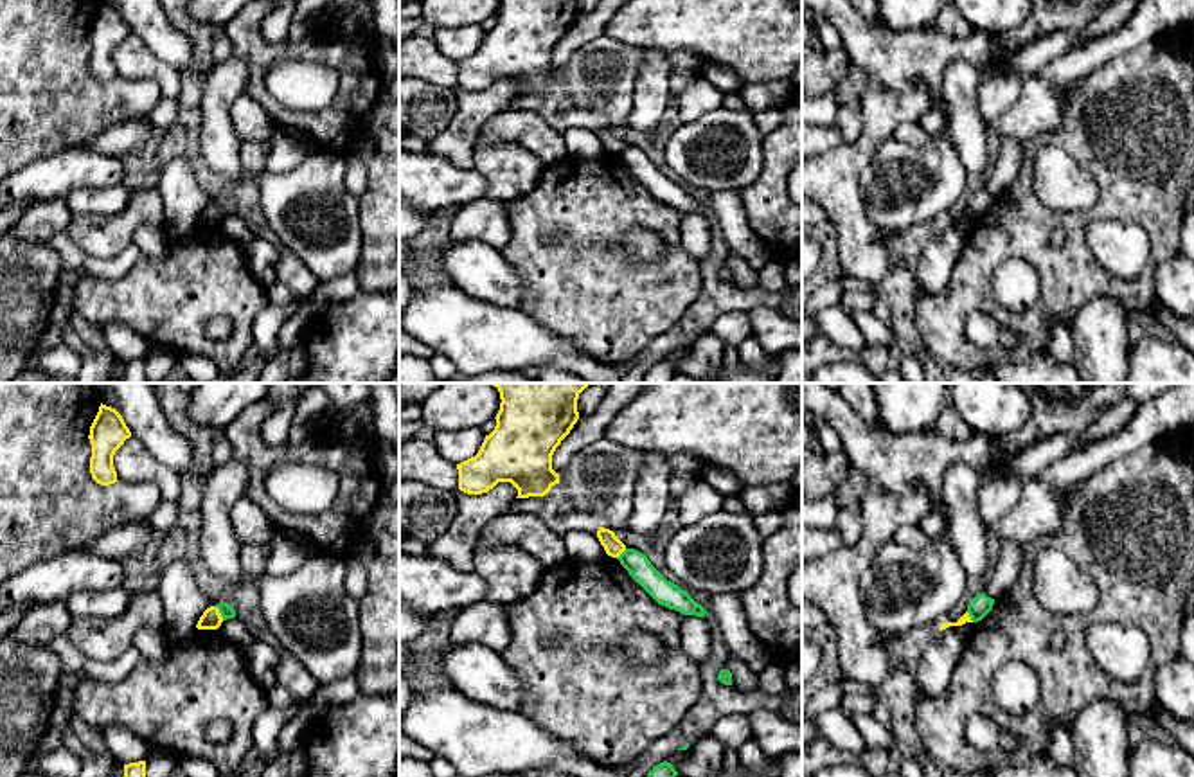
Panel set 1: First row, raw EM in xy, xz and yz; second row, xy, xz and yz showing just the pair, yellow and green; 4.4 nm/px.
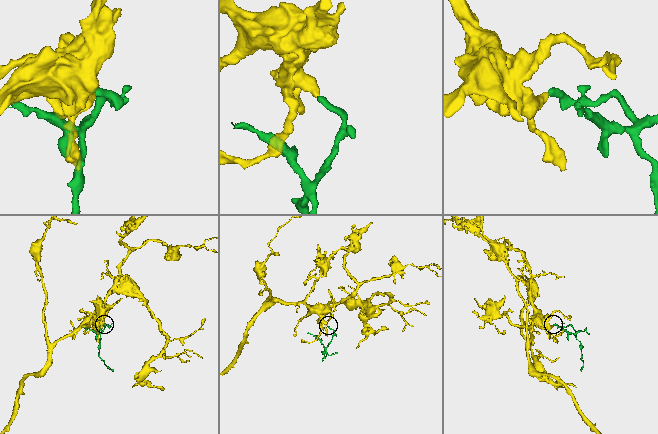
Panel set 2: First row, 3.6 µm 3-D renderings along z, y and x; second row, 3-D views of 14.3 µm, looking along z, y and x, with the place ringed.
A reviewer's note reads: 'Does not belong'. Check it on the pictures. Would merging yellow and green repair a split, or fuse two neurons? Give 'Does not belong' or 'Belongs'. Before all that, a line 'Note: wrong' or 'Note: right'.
Note: right
Does not belong

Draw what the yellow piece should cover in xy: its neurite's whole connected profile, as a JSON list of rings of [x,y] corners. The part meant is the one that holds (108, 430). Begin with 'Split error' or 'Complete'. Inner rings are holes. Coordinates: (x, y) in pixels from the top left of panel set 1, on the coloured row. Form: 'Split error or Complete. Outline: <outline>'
Complete. Outline: [[[101,403],[99,412],[90,426],[90,473],[92,478],[101,486],[119,482],[113,468],[113,455],[131,437],[122,415]]]

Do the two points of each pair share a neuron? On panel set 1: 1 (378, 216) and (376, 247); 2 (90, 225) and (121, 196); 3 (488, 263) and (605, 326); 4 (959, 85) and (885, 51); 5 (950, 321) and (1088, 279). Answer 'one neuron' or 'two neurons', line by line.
1: one neuron
2: two neurons
3: two neurons
4: two neurons
5: one neuron

